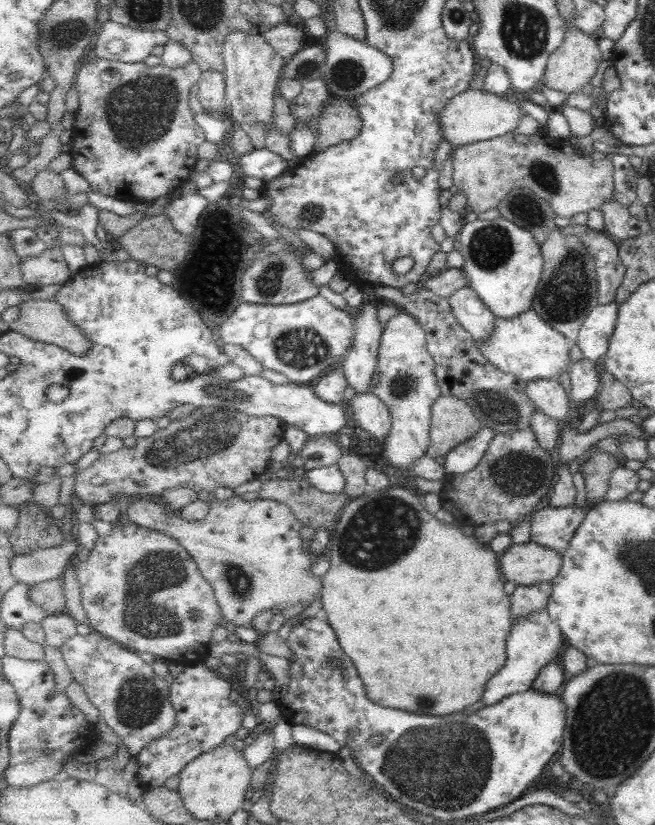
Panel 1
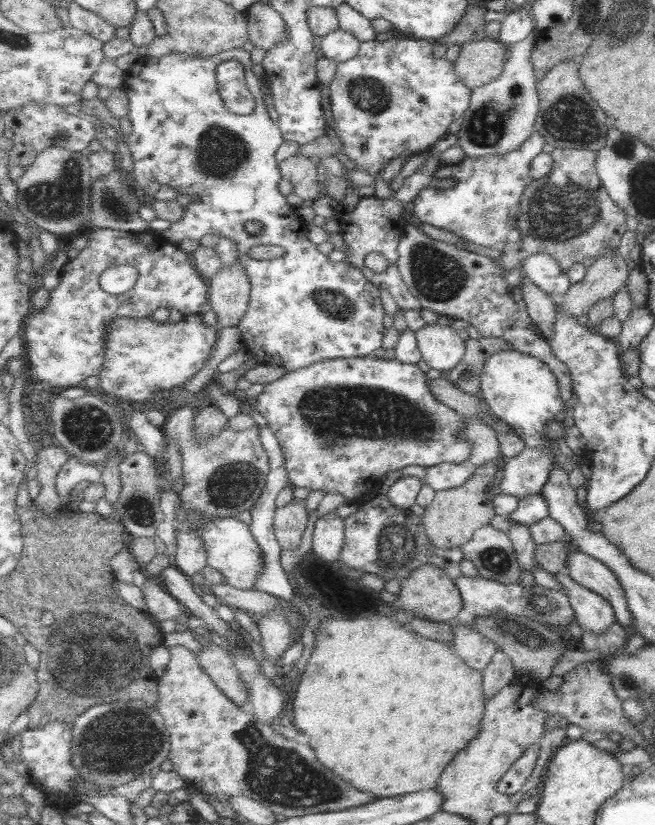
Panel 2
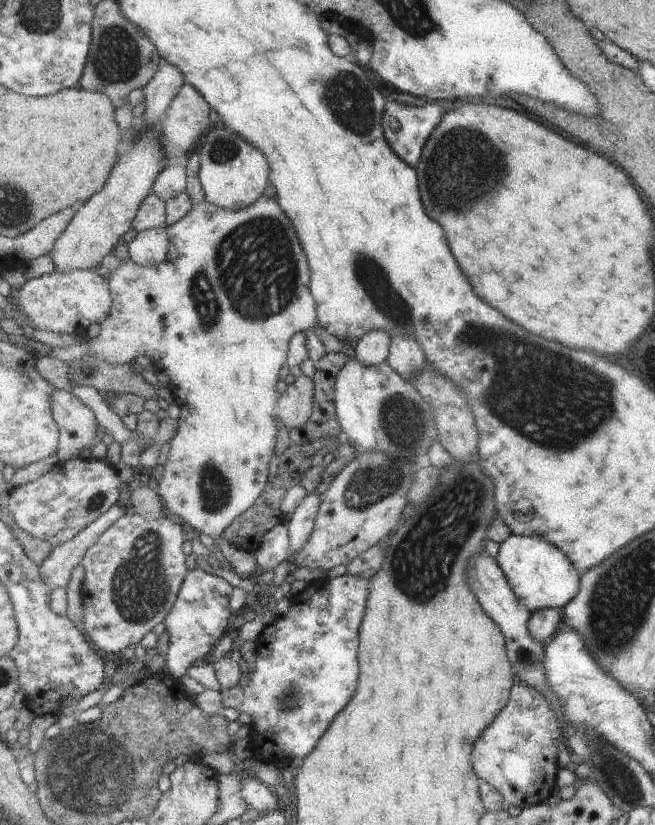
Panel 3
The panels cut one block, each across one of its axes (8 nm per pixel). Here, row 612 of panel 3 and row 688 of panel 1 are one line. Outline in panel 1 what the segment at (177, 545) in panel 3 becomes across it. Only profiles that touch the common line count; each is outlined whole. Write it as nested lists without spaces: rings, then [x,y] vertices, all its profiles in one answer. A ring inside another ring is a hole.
[[[98,631],[85,636],[76,634],[60,649],[74,680],[85,690],[93,706],[101,712],[105,724],[113,729],[127,746],[131,757],[135,758],[149,743],[174,730],[175,723],[178,722],[178,711],[170,699],[170,684],[167,684],[164,677],[157,676],[151,668],[151,663],[141,660],[137,652],[127,649],[118,641],[105,637]]]

